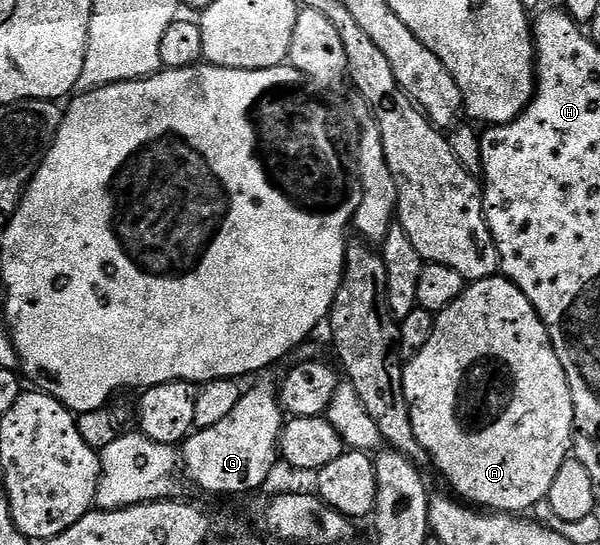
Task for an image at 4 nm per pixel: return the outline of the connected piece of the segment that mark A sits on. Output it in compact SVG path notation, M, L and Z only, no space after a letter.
M496 274L468 283L463 292L445 310L435 317L433 334L429 334L429 342L421 346L416 356L410 357L403 365L403 385L405 398L409 402L409 414L413 422L413 434L421 446L431 456L431 464L439 467L439 472L452 484L454 495L495 514L527 514L530 508L535 508L546 501L549 490L554 484L563 463L572 455L571 435L576 435L575 407L573 394L569 386L569 378L565 374L565 366L561 366L559 351L553 346L551 335L547 332L542 318L537 314L533 302L525 298L525 294L502 274Z

